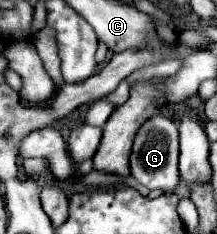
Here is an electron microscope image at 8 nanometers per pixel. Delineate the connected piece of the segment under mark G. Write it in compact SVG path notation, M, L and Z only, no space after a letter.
M155 114L149 118L135 136L131 152L131 176L149 190L173 192L179 182L179 130L171 118Z

